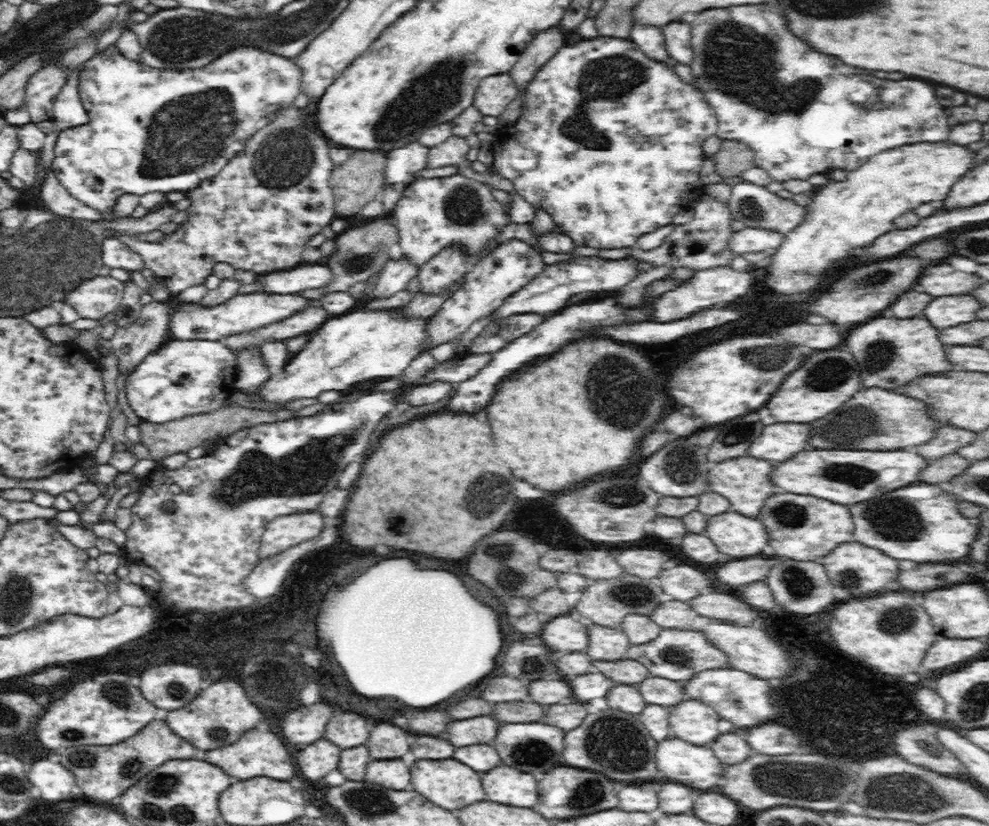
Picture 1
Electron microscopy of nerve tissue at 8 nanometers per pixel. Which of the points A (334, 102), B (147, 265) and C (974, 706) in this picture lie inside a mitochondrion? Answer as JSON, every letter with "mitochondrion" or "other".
{"A":"other","B":"other","C":"mitochondrion"}

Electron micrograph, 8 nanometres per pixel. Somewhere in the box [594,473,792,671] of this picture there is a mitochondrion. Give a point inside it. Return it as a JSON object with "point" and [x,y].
{"point":[627,594]}

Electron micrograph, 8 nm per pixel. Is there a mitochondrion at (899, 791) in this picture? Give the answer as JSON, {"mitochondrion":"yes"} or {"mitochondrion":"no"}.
{"mitochondrion":"yes"}

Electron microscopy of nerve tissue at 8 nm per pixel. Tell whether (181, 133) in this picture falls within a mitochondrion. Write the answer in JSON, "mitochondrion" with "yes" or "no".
{"mitochondrion":"yes"}

